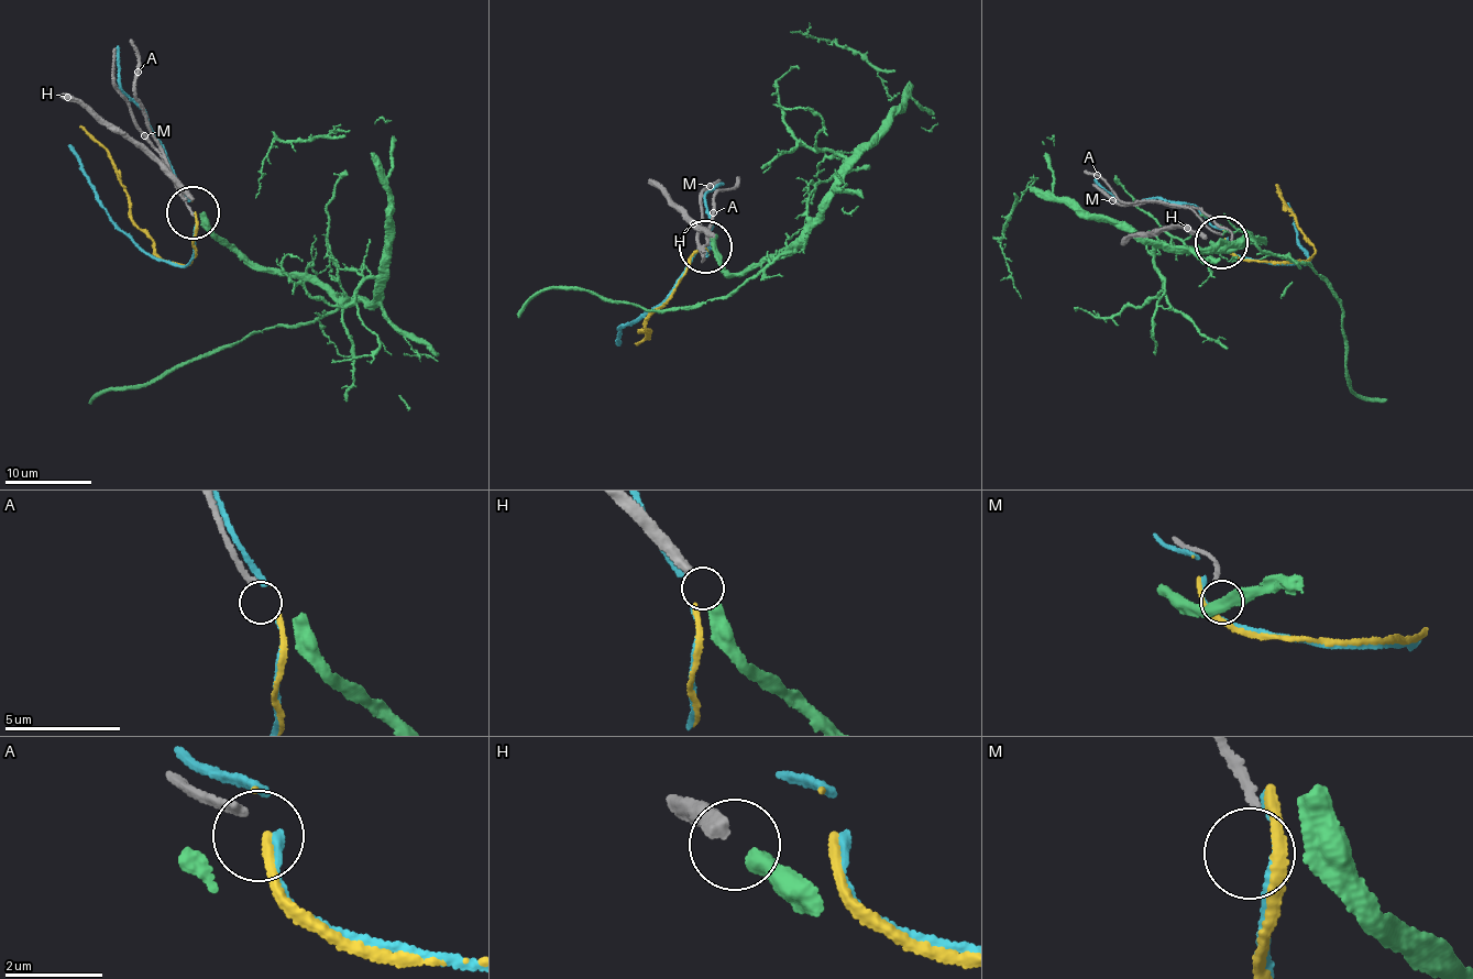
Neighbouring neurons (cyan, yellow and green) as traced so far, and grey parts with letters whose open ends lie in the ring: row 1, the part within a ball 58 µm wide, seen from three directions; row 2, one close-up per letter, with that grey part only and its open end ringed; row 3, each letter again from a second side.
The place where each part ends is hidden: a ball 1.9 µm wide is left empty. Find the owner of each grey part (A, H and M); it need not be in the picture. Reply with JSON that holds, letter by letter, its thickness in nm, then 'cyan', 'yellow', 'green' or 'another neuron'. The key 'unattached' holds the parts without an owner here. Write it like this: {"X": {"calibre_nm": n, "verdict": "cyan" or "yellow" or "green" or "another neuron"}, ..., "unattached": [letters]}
{"A": {"calibre_nm": 200, "verdict": "another neuron"}, "H": {"calibre_nm": 400, "verdict": "green"}, "M": {"calibre_nm": 170, "verdict": "another neuron"}, "unattached": ["A", "M"]}

